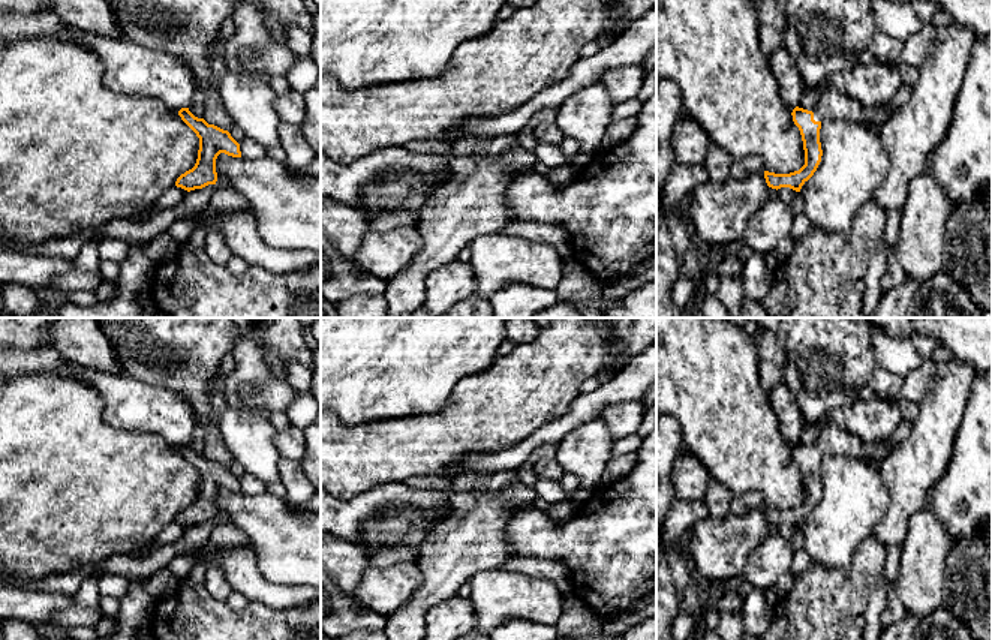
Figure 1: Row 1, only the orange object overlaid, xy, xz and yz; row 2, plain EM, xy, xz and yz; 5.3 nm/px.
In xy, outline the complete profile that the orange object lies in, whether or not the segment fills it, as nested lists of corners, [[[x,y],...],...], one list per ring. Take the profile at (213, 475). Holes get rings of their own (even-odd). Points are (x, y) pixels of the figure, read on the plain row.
[[[181,444],[178,451],[199,474],[199,486],[195,502],[181,510],[177,514],[175,522],[190,528],[208,520],[216,520],[217,492],[225,489],[232,493],[241,493],[240,480],[228,466],[208,460],[204,454],[195,453],[189,444]]]

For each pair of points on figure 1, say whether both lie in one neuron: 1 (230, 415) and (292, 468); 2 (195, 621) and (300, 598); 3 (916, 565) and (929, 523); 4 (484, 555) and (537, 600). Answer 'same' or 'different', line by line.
1: different
2: different
3: same
4: different

